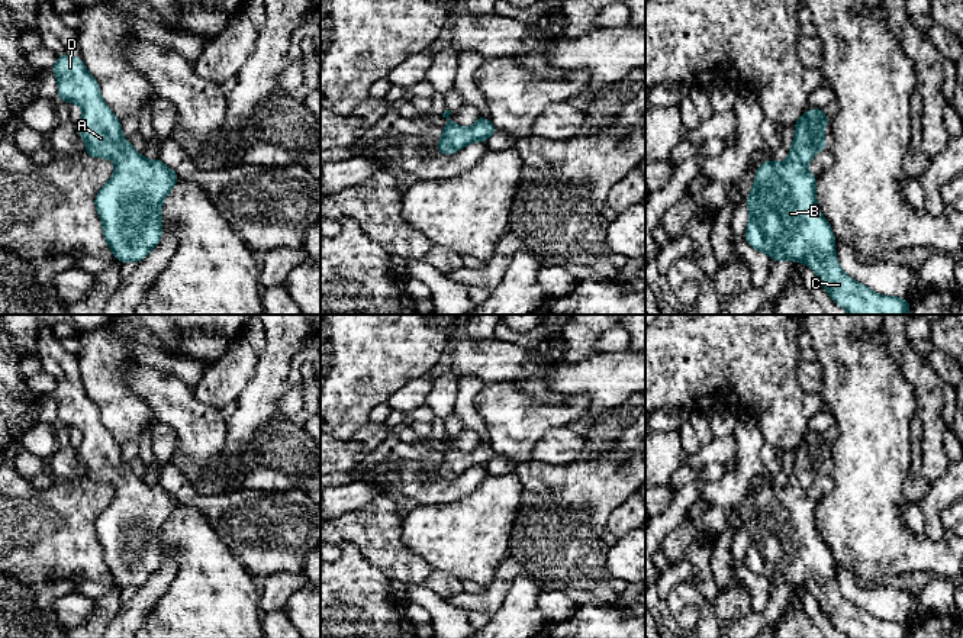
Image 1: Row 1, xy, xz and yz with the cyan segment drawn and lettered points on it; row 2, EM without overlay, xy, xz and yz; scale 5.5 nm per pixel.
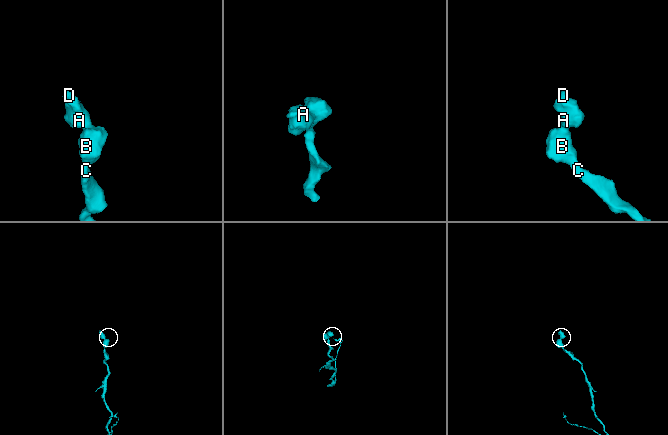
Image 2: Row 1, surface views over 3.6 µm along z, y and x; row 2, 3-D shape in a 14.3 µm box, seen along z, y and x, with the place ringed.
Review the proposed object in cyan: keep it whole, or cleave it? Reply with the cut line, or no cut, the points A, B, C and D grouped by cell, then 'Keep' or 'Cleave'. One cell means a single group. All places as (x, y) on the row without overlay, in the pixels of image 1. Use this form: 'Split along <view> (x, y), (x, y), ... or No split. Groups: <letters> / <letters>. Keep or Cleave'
No split. Groups: A B C D. Keep

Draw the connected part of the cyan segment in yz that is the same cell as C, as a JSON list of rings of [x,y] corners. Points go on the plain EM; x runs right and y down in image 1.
[[[822,434],[802,438],[796,445],[793,470],[788,483],[782,487],[769,484],[757,493],[754,510],[745,525],[750,545],[744,563],[754,574],[766,577],[774,587],[780,584],[806,587],[830,622],[848,638],[908,638],[908,624],[877,619],[848,602],[838,589],[834,557],[817,529],[817,502],[806,493],[814,480],[827,473],[824,464],[827,448],[831,445]]]

